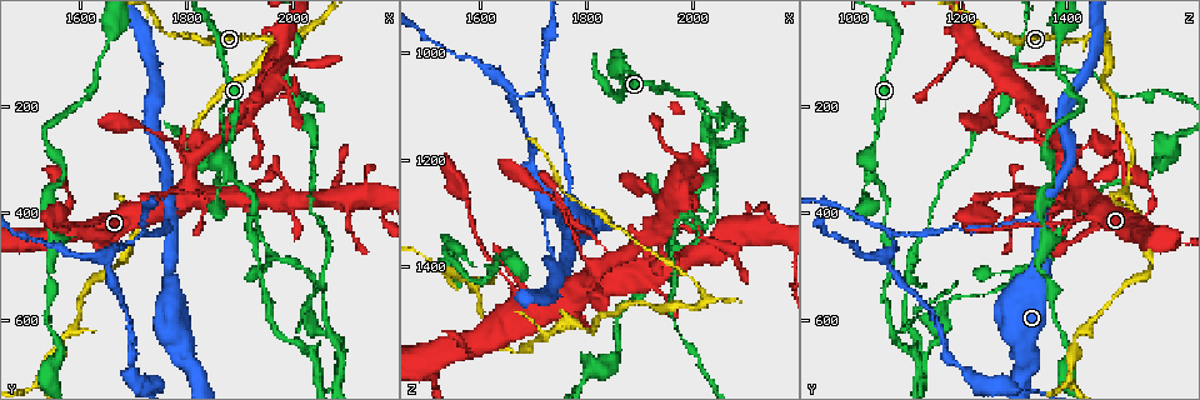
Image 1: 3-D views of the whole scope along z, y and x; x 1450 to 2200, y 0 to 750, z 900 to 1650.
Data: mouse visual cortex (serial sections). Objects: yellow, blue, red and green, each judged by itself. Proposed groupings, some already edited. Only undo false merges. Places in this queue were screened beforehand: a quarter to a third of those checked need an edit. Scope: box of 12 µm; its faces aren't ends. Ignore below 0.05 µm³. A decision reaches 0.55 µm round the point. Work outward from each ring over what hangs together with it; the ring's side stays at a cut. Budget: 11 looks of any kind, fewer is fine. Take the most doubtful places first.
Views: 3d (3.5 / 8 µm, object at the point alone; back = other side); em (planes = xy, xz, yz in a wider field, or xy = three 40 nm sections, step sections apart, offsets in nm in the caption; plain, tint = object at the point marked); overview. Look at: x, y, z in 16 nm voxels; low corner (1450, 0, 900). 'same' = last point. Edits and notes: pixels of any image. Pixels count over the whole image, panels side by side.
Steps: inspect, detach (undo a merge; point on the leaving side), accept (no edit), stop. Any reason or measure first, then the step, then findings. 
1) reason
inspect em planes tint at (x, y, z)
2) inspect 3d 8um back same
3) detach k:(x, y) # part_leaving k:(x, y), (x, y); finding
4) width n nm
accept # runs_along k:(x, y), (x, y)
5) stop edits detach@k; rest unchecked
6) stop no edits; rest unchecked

sudden change in width
inspect 3d 3.5um at (1655, 415, 1425)

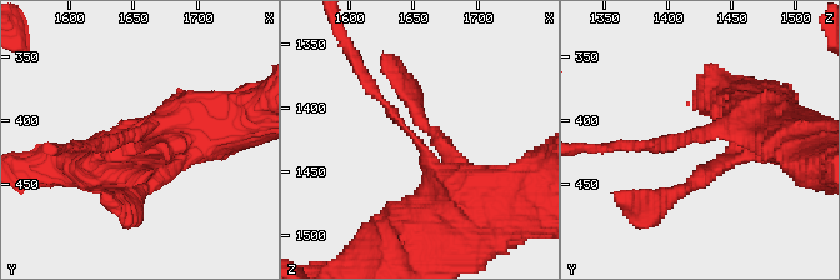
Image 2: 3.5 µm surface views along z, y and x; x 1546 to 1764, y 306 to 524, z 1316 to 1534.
arm_widths 150, 400 nm; shape alone is not enough
inspect em xy step 1 tint at (1654, 410, 1426)

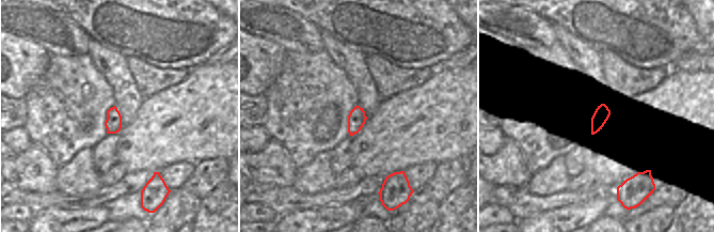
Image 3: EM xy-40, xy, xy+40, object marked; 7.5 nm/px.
accept # runs_along 2:(470, 211), (363, 78); one cell here

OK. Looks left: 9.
three-way junction
inspect 3d 3.5um back at (1775, 425, 1350)

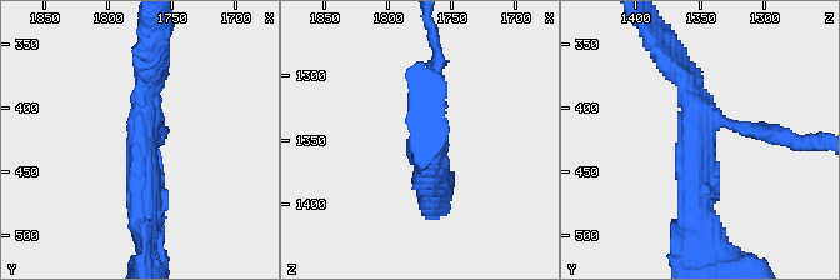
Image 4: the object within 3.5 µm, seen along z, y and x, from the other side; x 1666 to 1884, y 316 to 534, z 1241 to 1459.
inspect em xy step 5 tint at (1770, 420, 1350)

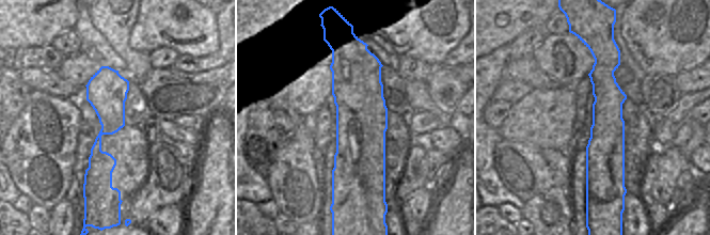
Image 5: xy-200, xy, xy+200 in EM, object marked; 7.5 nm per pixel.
arm_widths 200, 300, 400 nm
accept # runs_along 5:(347, 47), (361, 107), (364, 188); all the same cell

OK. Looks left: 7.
inspect 3d 3.5um at (1720, 440, 1080)

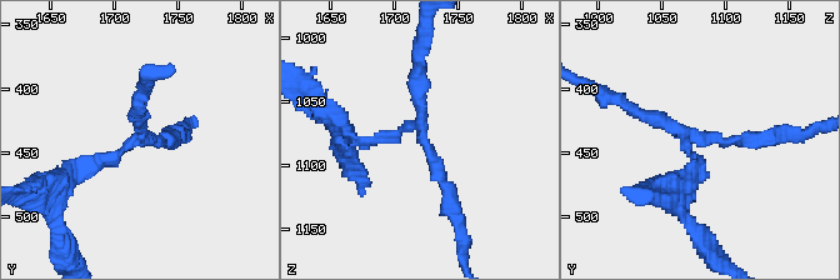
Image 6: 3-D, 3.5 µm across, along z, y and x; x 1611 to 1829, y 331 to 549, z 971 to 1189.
arms 3; arm_widths 150, 200, 200 nm
inspect em xy step 3 tint at (1720, 442, 1076)

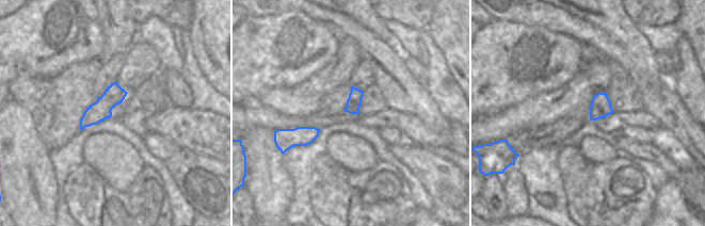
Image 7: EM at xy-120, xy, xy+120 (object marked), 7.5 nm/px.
inspect em xy step 2 tint same

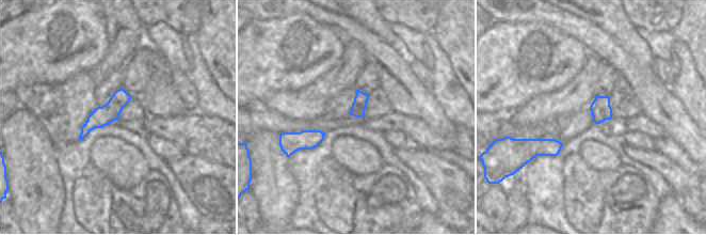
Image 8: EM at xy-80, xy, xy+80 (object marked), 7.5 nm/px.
detach 6:(94, 160) # part_leaving 6:(130, 143), (61, 185), (56, 220); two cells meet here

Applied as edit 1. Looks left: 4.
inspect overview

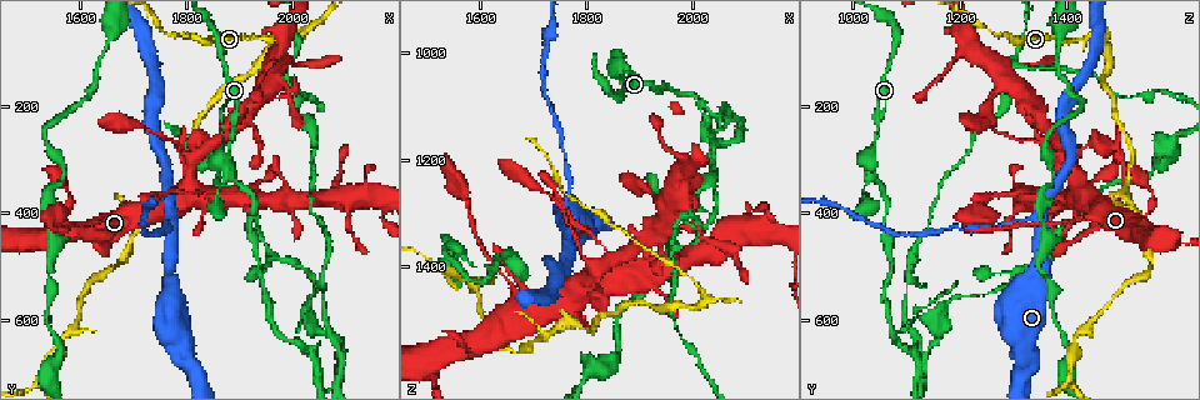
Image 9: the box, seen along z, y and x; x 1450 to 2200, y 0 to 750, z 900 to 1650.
sharp bend
inspect 3d 3.5um at (1885, 330, 1035)

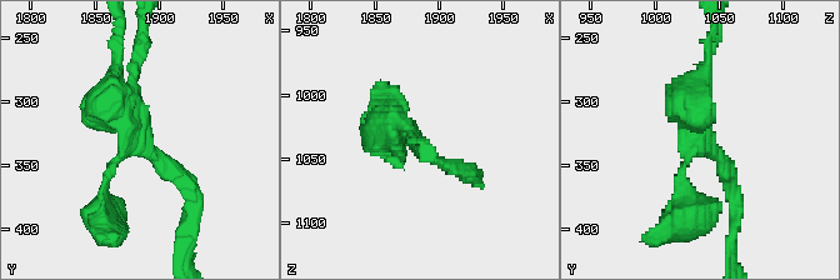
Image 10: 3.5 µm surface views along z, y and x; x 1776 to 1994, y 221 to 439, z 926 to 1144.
shape alone is not enough
inspect em xy step 1 tint at (1880, 330, 1036)

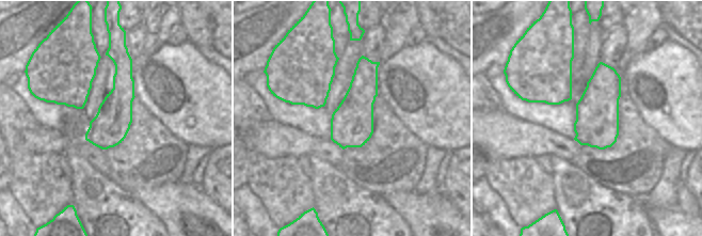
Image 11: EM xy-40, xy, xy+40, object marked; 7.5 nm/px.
inspect em xy step 3 tint same

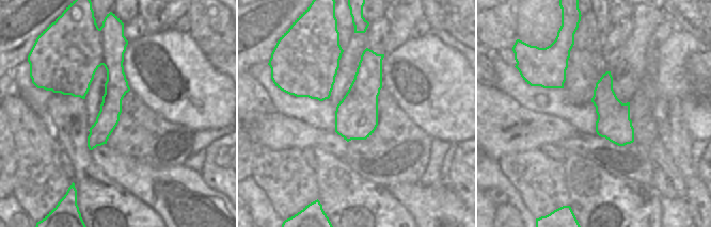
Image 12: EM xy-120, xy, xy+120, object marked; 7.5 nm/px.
accept # runs_along 10:(134, 69), (130, 134), (191, 191); all the same cell

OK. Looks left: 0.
stop edits detach@6; rest unchecked

